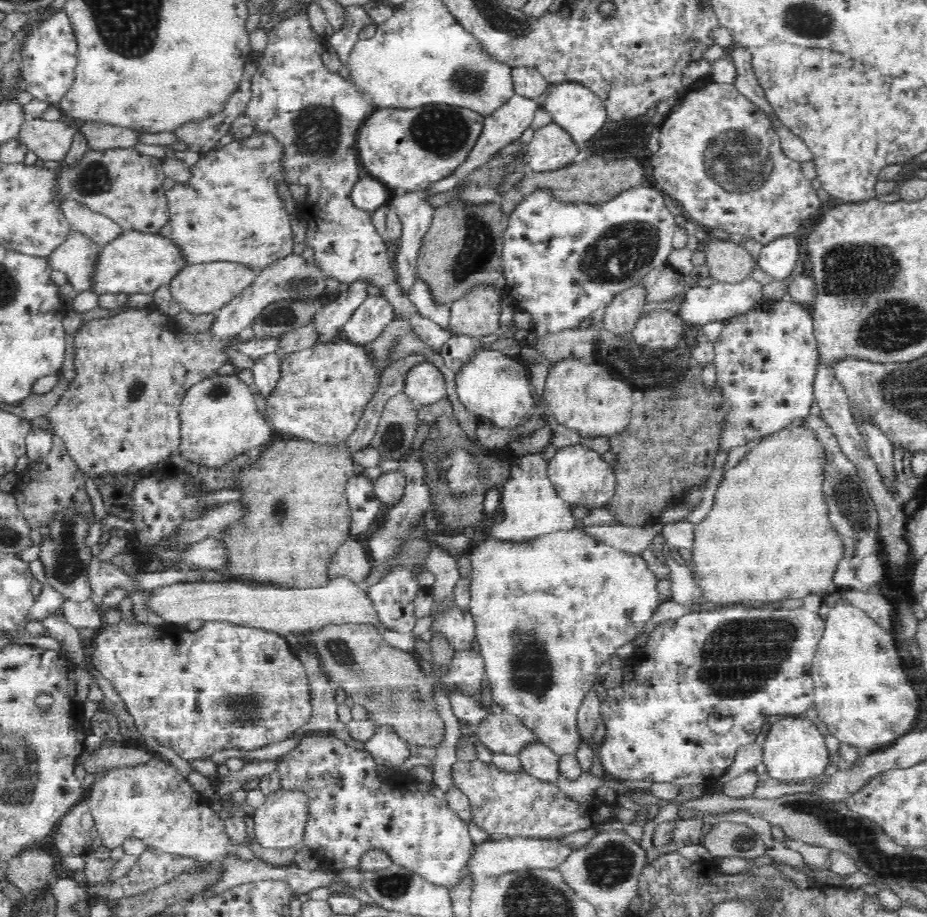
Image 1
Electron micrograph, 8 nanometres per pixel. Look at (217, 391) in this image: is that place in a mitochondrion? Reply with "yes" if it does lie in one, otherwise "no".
yes

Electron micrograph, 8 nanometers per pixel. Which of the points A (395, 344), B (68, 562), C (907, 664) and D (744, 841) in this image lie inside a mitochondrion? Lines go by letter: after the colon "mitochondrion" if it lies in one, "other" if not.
A: mitochondrion
B: mitochondrion
C: other
D: mitochondrion

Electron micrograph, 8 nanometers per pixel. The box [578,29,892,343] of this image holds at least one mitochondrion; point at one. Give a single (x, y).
(737, 160)

